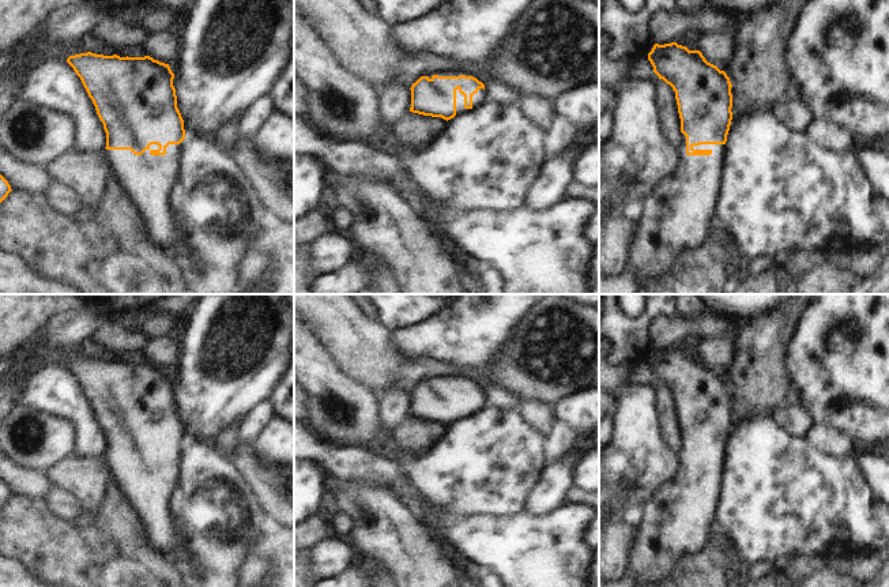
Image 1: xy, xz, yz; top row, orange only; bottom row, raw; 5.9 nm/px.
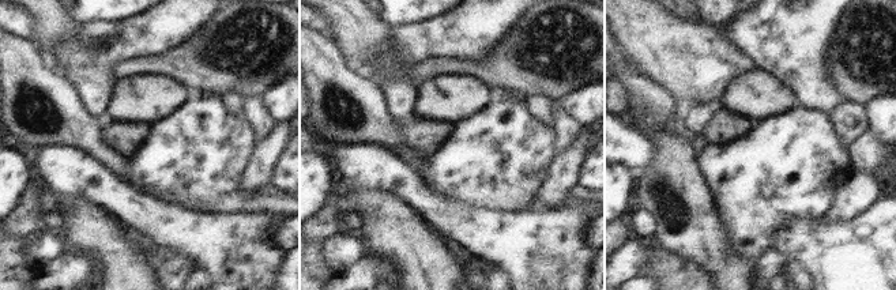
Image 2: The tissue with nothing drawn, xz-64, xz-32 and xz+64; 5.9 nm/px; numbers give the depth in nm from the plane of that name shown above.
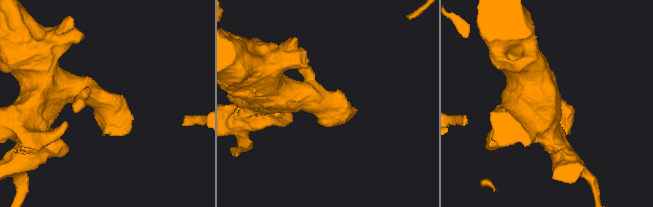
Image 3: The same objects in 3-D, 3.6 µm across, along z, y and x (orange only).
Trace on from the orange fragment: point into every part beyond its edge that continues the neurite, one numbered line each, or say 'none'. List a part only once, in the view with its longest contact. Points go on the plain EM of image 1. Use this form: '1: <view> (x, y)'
1: xy (146, 484)

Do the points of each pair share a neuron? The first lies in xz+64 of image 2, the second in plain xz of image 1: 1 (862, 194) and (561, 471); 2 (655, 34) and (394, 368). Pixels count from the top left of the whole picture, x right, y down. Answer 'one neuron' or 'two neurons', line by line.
1: one neuron
2: one neuron

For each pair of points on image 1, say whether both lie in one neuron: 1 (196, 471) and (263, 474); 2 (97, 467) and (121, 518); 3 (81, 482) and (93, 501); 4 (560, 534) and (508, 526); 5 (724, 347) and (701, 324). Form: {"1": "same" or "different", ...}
{"1": "different", "2": "different", "3": "same", "4": "same", "5": "different"}

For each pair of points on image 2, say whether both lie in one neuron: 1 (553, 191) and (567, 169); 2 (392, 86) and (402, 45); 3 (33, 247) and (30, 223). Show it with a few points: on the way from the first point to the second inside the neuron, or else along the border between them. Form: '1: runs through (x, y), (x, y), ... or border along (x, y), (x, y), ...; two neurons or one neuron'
1: runs through (556, 185), (563, 174); one neuron
2: runs through (401, 76), (403, 55); one neuron
3: border along (44, 228), (25, 237); two neurons

